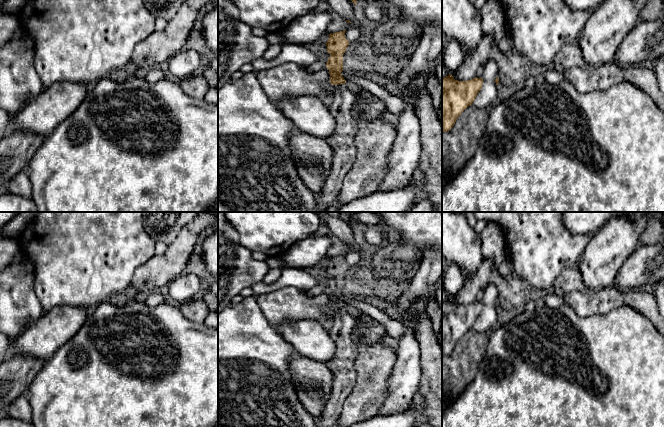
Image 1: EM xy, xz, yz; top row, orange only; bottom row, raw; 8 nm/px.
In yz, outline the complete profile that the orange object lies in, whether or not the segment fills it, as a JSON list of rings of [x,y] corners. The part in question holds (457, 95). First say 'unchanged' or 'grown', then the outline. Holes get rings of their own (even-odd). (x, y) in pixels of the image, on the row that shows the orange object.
unchanged | [[[452,75],[442,78],[442,132],[449,131],[461,113],[474,102],[483,85],[482,78],[458,81]]]

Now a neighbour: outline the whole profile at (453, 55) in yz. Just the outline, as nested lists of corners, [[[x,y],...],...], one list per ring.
[[[456,40],[444,41],[442,43],[442,61],[450,75],[459,68],[466,57],[465,51]]]

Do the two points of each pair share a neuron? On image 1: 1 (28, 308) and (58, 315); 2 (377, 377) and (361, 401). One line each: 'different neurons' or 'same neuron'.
1: different neurons
2: same neuron

